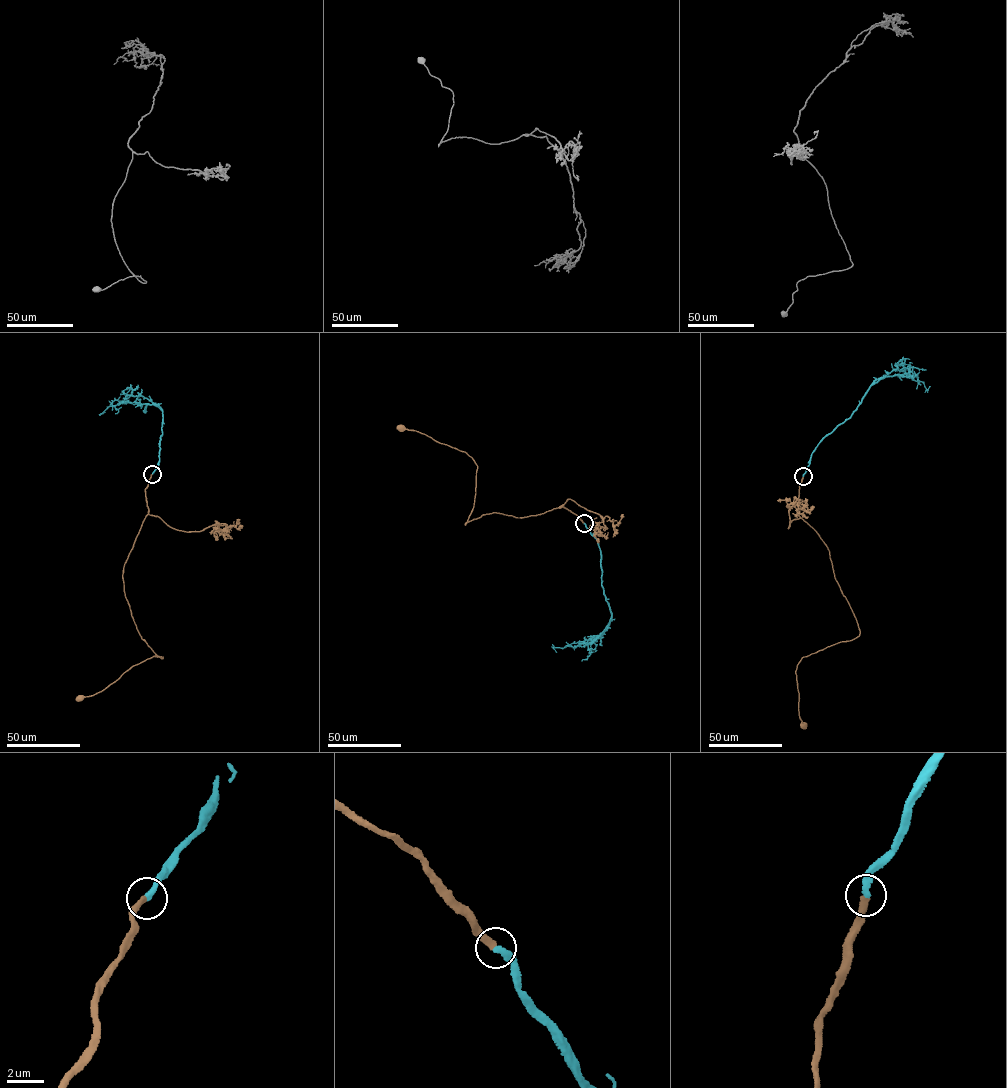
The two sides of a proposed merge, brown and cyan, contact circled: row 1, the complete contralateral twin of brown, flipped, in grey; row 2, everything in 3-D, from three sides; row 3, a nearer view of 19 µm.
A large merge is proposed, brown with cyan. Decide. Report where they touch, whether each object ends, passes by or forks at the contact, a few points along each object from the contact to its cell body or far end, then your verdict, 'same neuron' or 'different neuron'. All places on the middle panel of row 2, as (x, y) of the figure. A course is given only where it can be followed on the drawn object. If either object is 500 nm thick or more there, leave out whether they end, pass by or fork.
(584, 523) | brown ends | cyan ends | brown via (584, 523), (562, 505), (523, 517), (483, 514), (465, 525), (474, 501), (475, 461), (464, 452), (402, 428) | cyan via (584, 523), (600, 549), (601, 583), (611, 617), (600, 634), (589, 643), (554, 647), (556, 652) | same neuron

